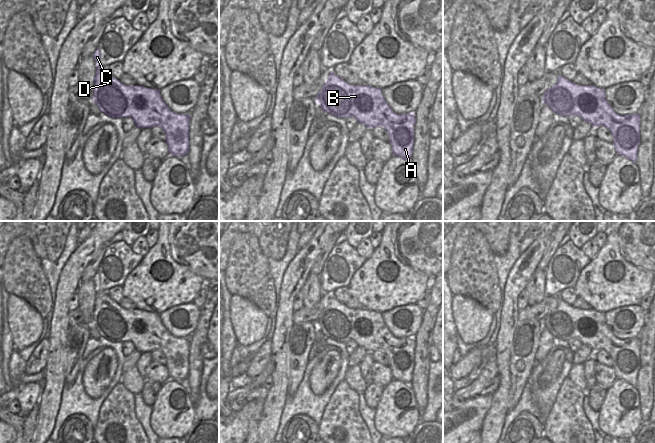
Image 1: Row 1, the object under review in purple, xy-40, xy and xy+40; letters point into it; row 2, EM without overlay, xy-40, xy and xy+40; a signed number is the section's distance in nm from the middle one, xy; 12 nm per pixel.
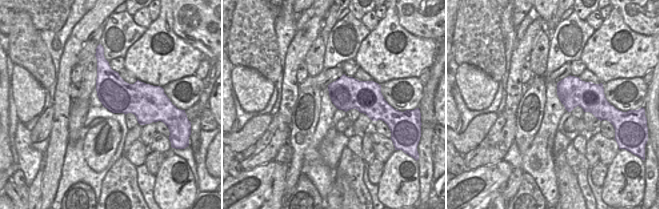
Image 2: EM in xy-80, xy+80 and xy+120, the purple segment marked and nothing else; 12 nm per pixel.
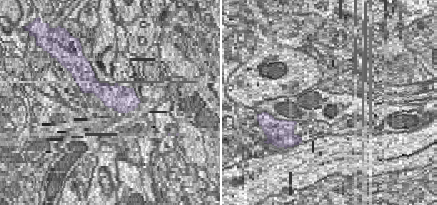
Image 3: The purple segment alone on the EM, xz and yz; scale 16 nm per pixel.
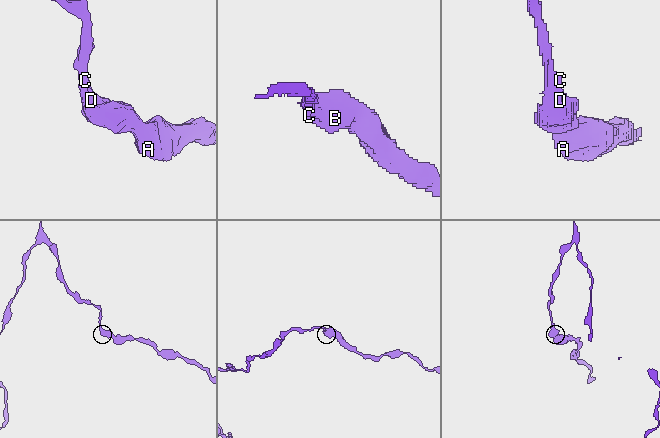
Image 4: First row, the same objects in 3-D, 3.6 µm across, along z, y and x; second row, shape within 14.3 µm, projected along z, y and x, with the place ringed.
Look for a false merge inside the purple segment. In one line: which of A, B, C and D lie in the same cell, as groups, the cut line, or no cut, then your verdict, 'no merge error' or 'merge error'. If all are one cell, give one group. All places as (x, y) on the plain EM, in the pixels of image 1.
A B C D | no cut | no merge error

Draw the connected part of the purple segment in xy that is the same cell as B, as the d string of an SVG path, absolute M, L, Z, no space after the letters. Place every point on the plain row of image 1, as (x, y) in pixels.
M330 295L315 324L324 337L337 342L355 341L367 352L383 351L388 357L393 379L404 384L412 382L416 348L414 337L395 337L386 327L382 313L349 309Z

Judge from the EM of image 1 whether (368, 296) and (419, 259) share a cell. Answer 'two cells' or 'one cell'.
two cells

